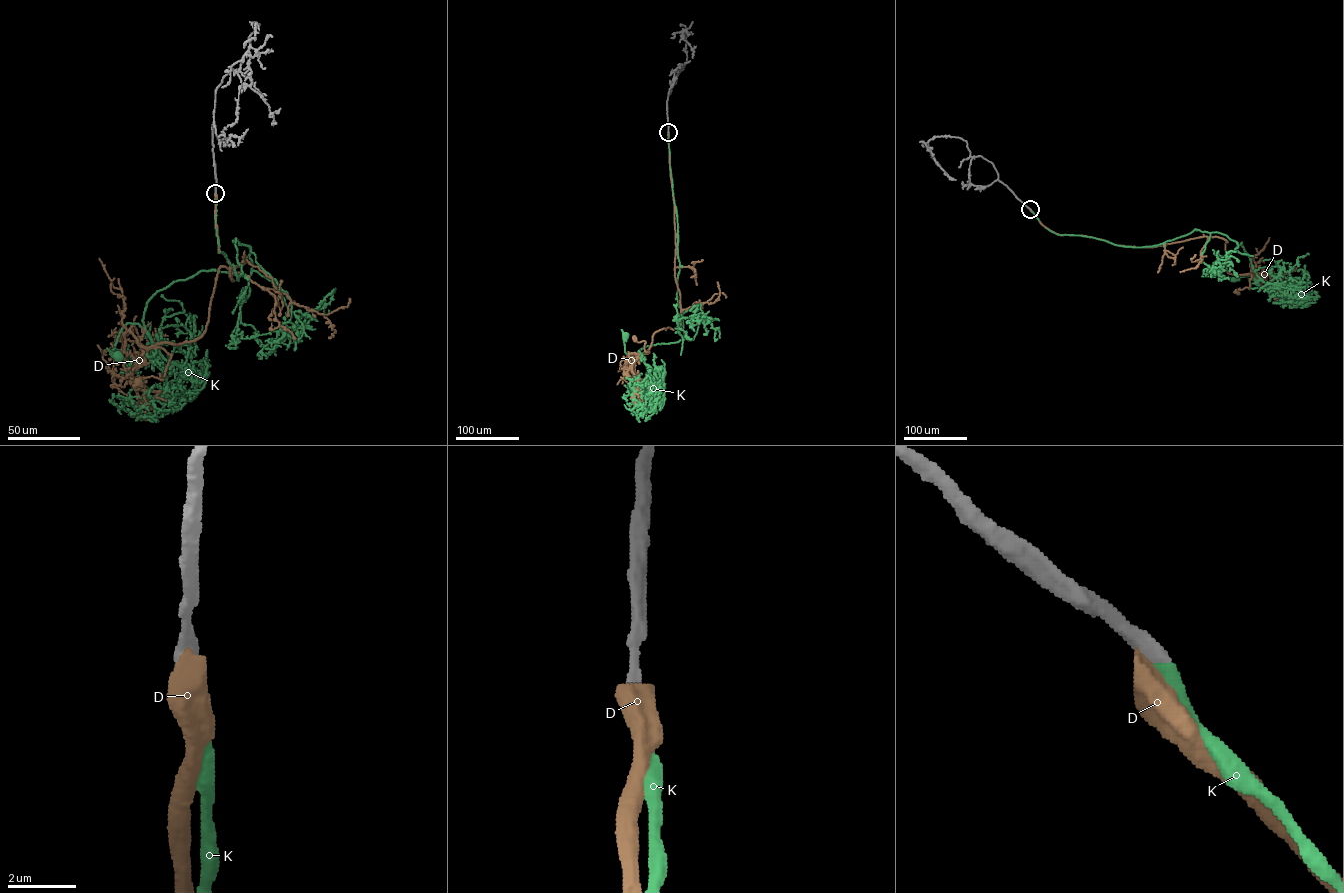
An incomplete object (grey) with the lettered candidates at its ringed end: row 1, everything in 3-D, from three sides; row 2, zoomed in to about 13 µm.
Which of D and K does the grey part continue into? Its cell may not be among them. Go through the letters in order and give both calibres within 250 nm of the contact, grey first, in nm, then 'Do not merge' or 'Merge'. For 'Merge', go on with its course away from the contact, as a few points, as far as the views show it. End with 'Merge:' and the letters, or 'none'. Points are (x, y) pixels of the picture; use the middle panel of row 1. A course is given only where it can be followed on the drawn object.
D: Thickness 600 nm (grey) against 600 nm. Do not merge
K: Thickness 550 nm (grey) against 550 nm. Merge. Its course: (668, 132), (678, 223), (677, 298), (683, 311), (684, 338), (643, 347), (637, 355), (625, 353), (626, 335)
Merge: K

